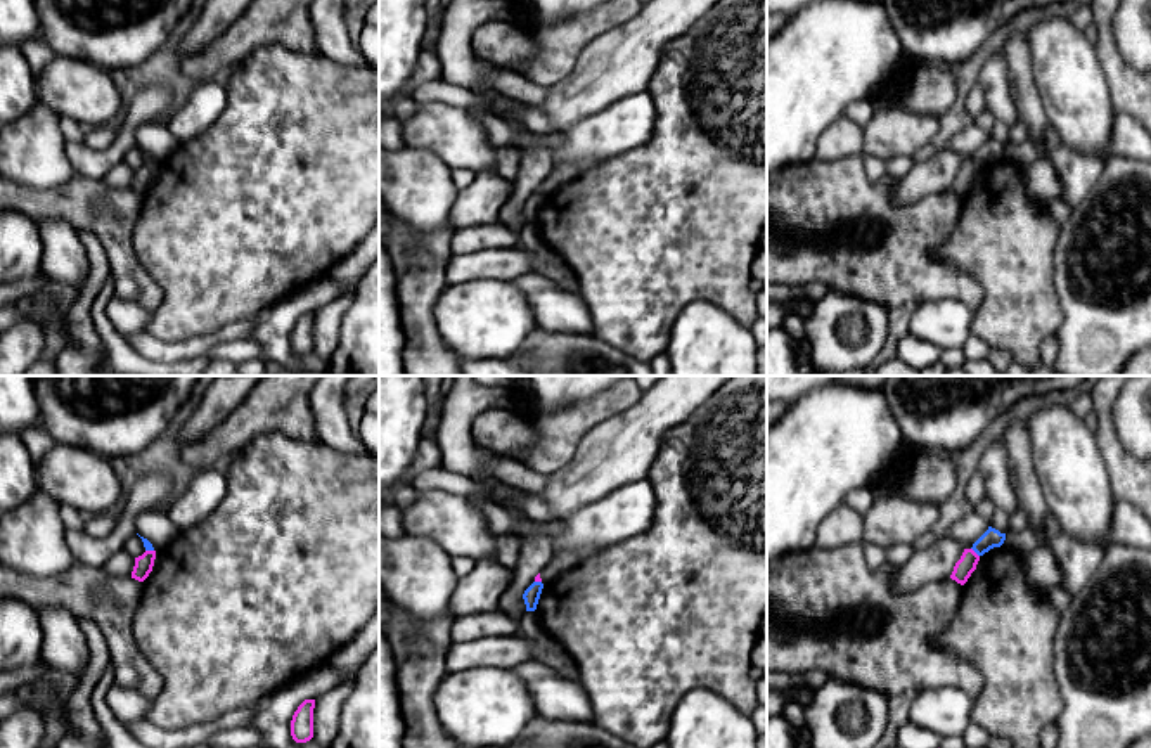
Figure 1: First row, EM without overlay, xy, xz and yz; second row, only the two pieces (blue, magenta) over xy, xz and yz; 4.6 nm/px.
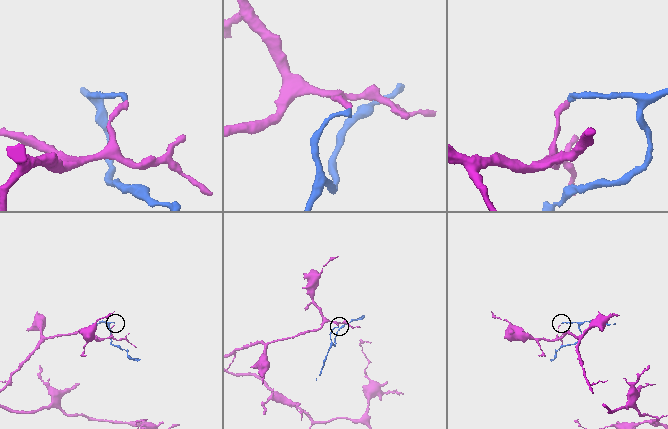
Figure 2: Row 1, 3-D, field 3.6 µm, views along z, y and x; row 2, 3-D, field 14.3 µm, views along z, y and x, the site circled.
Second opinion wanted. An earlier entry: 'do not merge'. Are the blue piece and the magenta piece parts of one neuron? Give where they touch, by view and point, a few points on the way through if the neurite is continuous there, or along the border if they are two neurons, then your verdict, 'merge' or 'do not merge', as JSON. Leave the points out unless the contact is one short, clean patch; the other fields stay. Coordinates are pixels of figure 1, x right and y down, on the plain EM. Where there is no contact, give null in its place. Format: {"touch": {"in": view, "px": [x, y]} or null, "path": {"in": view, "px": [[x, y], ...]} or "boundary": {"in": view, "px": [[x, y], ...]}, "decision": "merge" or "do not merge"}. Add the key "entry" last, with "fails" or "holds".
{"touch": {"in": "yz", "px": [975, 163]}, "boundary": {"in": "yz", "px": [[971, 160], [978, 168]]}, "decision": "do not merge", "entry": "holds"}

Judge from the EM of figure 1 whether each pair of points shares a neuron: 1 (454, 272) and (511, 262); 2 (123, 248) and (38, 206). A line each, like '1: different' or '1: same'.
1: same
2: same

